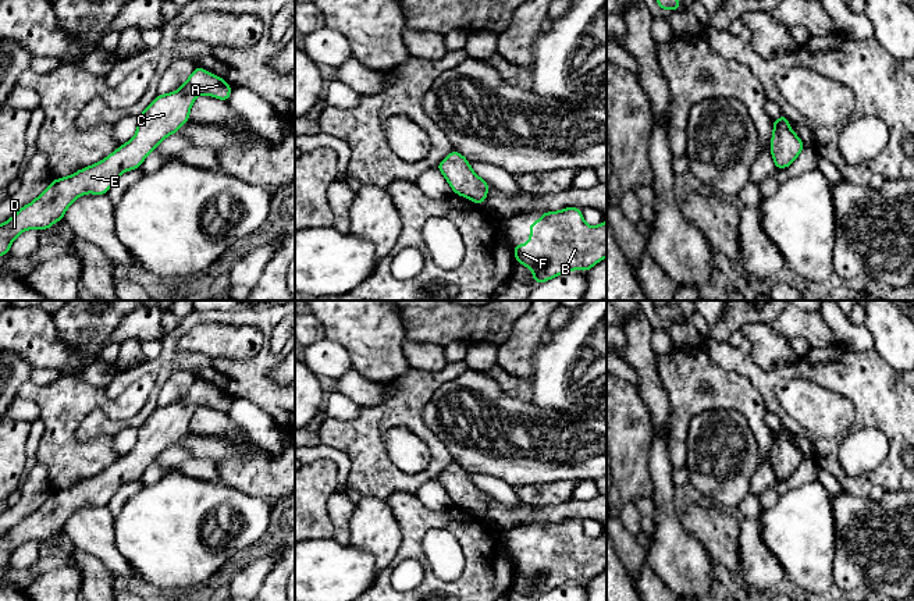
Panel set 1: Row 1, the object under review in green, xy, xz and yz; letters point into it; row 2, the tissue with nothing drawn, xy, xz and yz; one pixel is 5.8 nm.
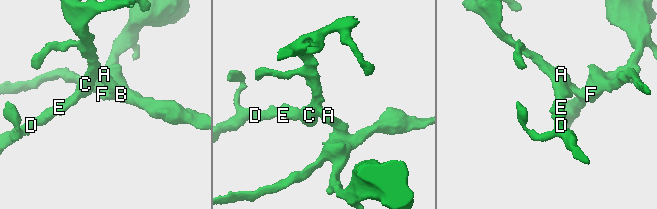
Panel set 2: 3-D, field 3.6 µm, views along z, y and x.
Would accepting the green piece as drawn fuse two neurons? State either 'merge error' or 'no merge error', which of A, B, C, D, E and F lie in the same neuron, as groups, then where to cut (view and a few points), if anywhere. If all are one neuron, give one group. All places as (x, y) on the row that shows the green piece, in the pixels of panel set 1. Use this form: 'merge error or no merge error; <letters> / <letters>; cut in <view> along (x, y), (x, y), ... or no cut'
no merge error; A B C D E F; no cut

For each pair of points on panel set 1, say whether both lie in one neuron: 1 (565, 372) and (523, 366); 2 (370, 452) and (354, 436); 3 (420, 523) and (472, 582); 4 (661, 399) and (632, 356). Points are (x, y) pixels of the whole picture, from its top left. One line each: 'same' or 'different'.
1: different
2: same
3: same
4: same

